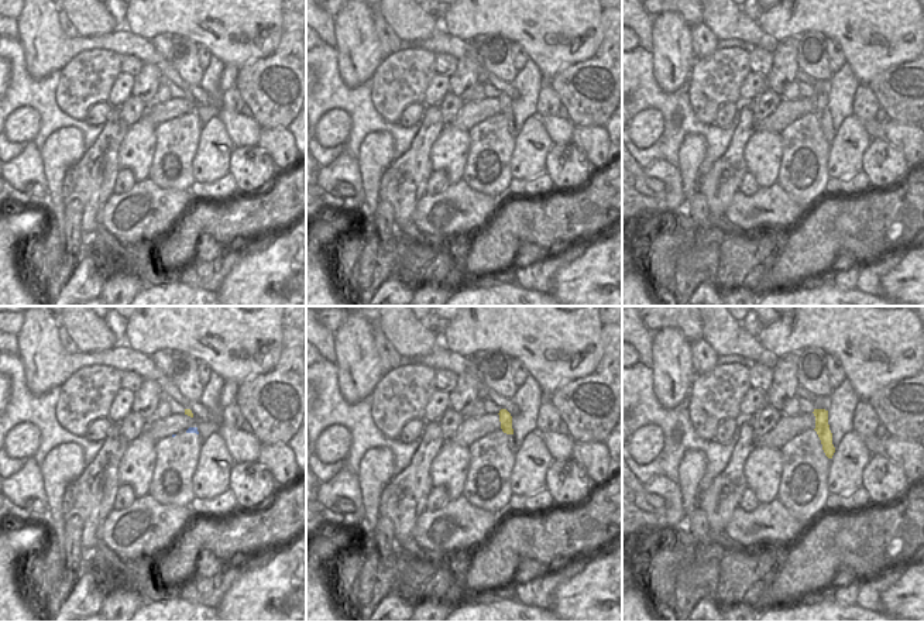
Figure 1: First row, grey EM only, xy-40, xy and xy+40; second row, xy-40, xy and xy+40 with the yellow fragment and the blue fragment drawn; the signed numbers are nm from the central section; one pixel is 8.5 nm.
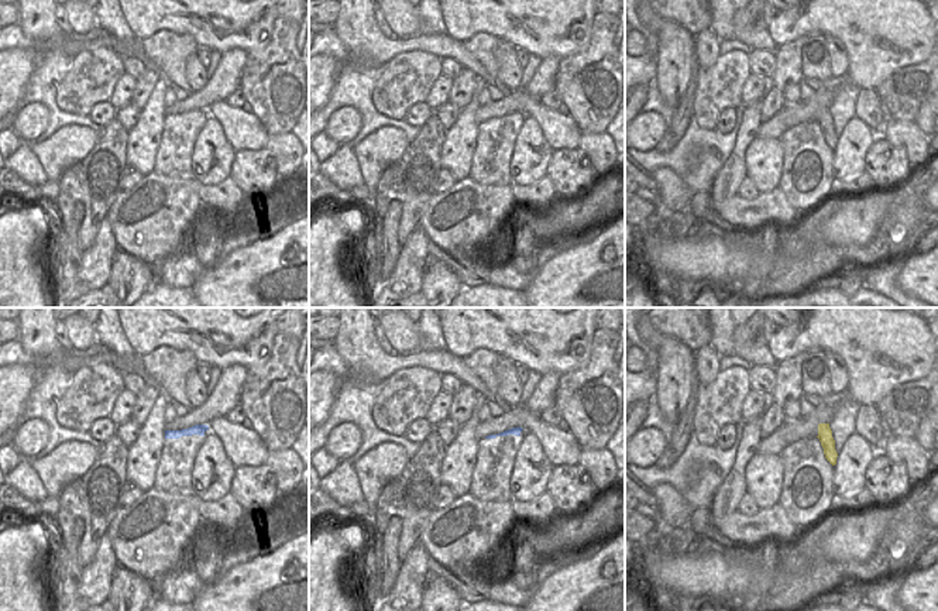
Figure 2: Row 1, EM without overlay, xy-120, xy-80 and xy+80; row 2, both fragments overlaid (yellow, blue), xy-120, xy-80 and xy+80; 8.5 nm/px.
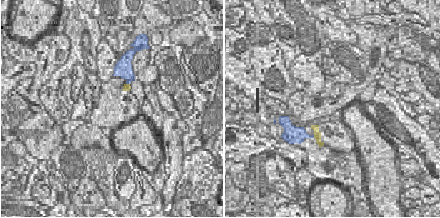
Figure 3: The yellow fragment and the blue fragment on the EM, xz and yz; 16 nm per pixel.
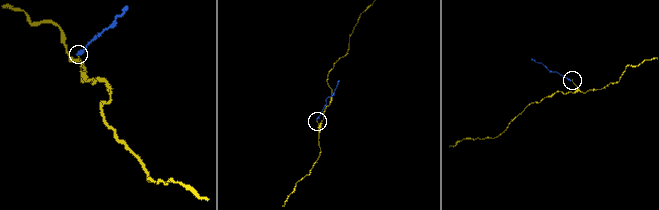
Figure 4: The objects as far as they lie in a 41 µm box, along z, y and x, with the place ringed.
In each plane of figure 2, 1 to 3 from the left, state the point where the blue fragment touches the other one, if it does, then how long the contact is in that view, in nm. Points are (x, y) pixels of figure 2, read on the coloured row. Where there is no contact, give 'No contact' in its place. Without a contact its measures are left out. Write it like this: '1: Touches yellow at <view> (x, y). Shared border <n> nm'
1: No contact
2: No contact
3: No contact.

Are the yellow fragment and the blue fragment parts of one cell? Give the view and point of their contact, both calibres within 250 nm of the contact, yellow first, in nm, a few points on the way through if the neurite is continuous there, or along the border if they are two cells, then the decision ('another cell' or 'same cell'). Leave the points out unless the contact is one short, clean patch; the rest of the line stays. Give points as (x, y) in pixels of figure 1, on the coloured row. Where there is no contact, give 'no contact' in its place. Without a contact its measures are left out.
no contact; another cell

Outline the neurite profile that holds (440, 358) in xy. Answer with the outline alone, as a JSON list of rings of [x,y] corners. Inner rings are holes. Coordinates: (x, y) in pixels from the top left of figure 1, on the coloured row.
[[[442,343],[427,355],[423,355],[420,358],[402,358],[401,364],[408,365],[413,361],[418,364],[425,364],[434,371],[439,370],[449,370],[457,375],[460,375],[463,371],[467,370],[468,361],[474,358],[467,358],[464,355],[458,355],[449,348],[446,348]]]

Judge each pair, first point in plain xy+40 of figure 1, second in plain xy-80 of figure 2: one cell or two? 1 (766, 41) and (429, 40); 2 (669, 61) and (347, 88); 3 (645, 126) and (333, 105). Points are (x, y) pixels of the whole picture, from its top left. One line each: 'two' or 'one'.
1: one
2: two
3: two

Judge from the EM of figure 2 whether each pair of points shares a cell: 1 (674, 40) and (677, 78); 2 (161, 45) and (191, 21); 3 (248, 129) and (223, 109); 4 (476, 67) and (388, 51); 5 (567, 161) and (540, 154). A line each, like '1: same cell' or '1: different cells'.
1: same cell
2: different cells
3: same cell
4: same cell
5: different cells

